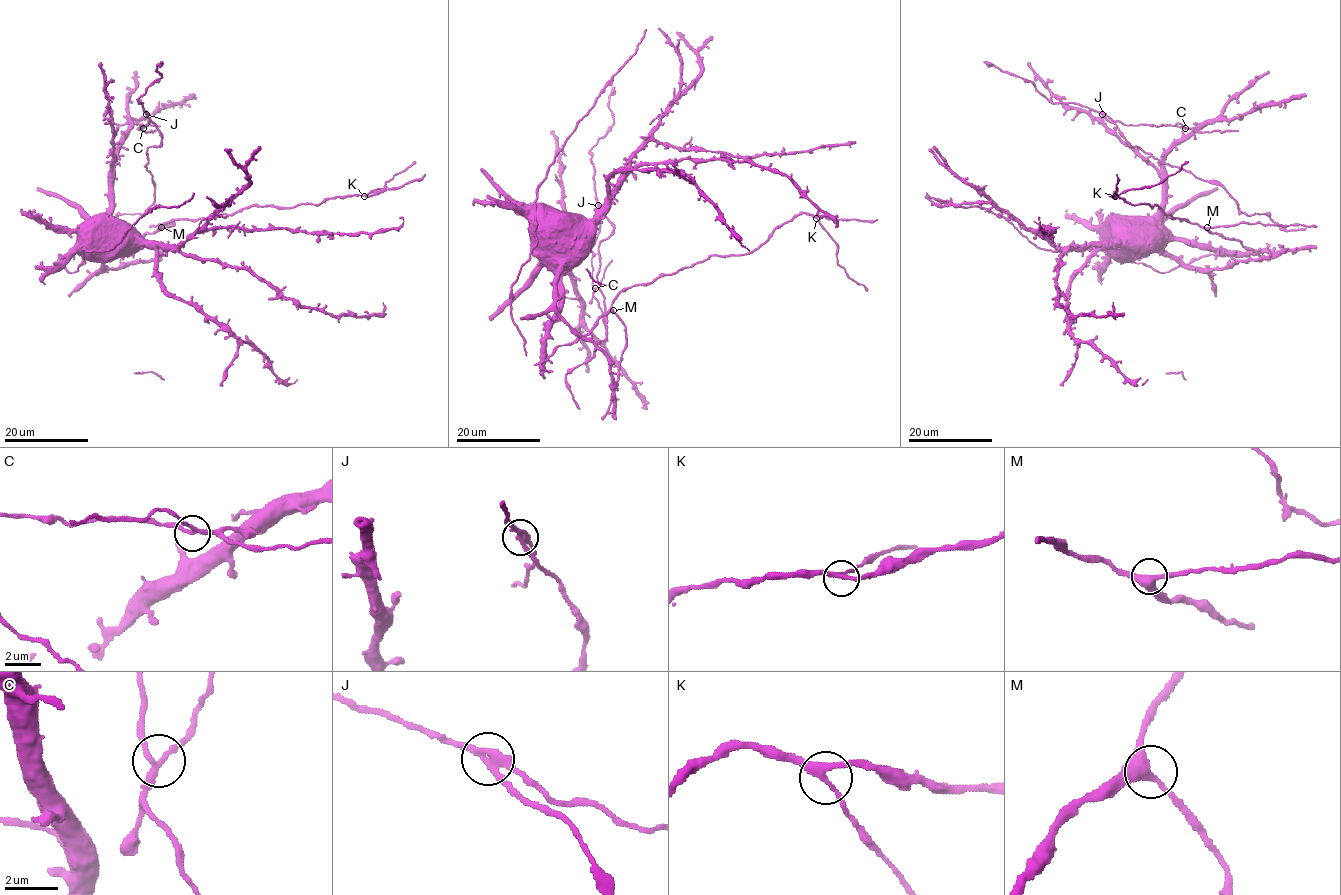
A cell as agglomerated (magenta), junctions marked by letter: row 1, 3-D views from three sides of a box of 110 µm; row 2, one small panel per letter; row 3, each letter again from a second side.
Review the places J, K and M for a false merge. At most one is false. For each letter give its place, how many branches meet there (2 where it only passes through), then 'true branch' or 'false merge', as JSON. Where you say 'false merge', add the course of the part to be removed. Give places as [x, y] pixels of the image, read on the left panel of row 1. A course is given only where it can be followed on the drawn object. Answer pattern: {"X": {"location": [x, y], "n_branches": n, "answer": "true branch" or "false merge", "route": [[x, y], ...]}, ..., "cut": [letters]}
{"J": {"location": [146, 114], "n_branches": 3, "answer": "false merge", "route": [[146, 114], [149, 120], [147, 125], [139, 124], [141, 129], [156, 130]]}, "K": {"location": [364, 196], "n_branches": 3, "answer": "true branch"}, "M": {"location": [161, 227], "n_branches": 3, "answer": "true branch"}, "cut": ["J"]}

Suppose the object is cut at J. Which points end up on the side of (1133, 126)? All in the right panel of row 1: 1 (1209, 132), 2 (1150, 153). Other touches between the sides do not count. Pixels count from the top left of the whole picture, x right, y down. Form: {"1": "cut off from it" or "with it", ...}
{"1": "with it", "2": "cut off from it"}

